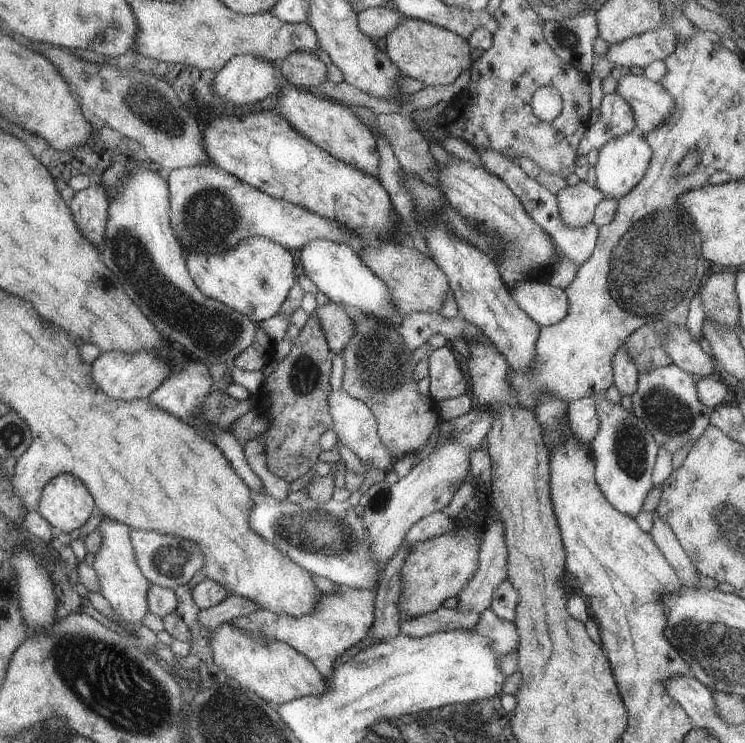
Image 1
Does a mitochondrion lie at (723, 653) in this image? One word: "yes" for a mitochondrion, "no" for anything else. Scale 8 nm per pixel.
yes

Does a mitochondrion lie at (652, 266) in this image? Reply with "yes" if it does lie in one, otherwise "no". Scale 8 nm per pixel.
yes

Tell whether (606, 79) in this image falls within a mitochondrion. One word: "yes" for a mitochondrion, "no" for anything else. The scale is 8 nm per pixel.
no

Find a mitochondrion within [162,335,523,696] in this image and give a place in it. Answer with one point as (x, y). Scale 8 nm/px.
(318, 533)

